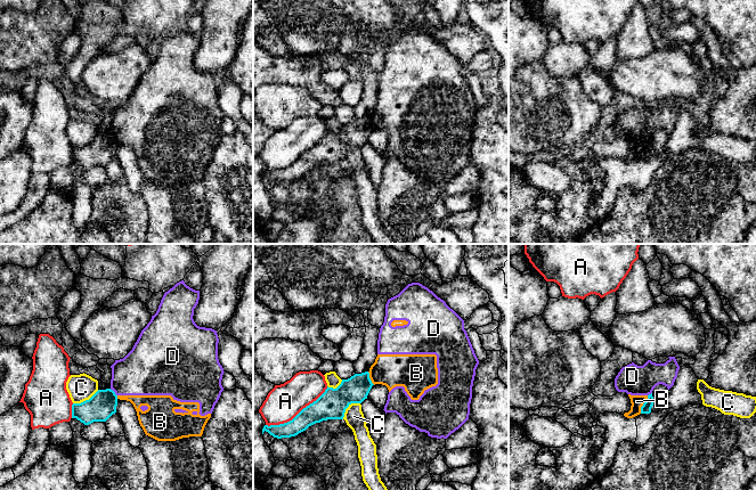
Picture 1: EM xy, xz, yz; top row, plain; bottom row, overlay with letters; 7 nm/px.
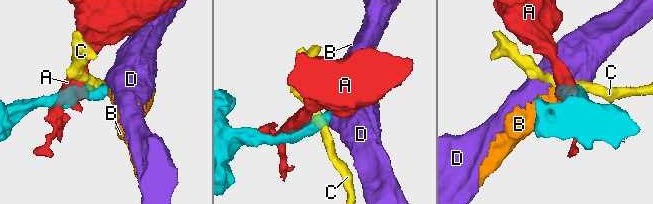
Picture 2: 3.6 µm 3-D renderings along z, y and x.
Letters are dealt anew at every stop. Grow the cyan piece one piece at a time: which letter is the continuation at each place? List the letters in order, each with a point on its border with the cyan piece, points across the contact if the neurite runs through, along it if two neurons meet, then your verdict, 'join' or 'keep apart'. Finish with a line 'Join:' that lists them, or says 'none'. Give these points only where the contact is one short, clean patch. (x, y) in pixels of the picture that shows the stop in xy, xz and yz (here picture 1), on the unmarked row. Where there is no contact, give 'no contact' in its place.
A: xz (298, 158) | keep apart
B: yz (643, 149) | along yz (648, 140), (640, 157) | keep apart
C: xy (86, 145) | keep apart
D: xy (114, 137) | along xy (110, 133), (116, 140) | keep apart
Join: none

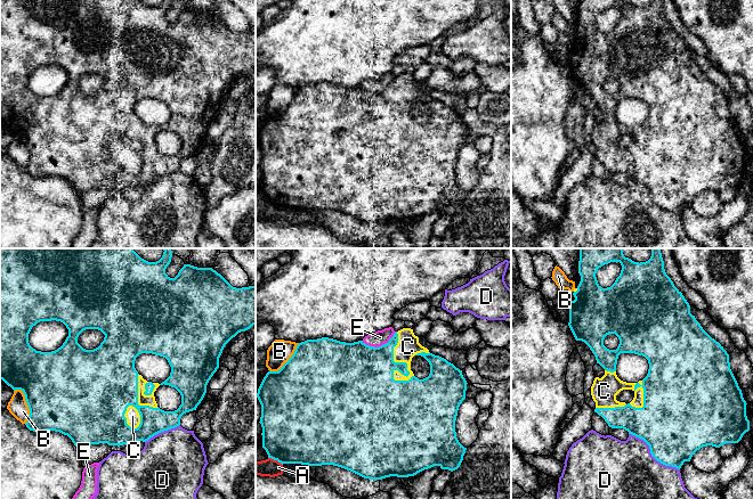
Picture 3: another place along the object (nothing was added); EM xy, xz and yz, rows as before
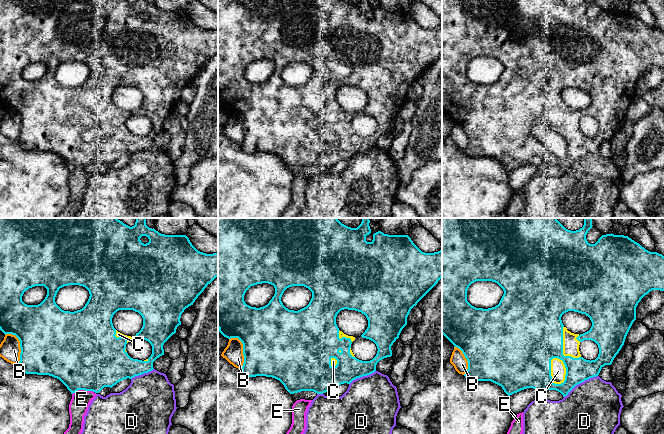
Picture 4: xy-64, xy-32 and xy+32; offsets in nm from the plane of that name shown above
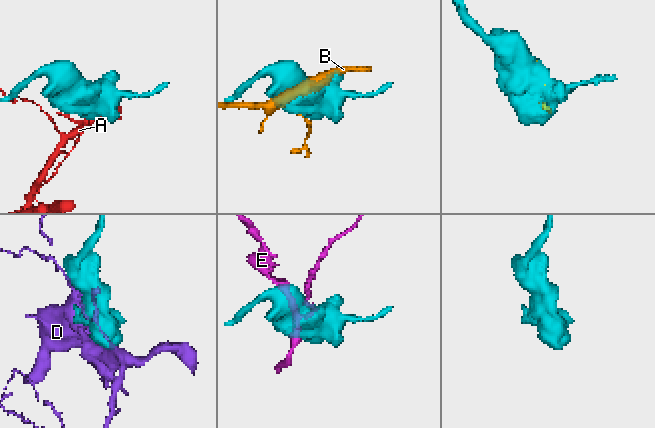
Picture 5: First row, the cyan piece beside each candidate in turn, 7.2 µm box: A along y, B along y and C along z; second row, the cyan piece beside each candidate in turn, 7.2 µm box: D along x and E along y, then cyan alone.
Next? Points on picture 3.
A: xz (275, 204) | keep apart
B: xy (27, 149) | keep apart
C: xz (406, 111) | join
D: yz (652, 199) | keep apart
E: xz (379, 91) | keep apart
Join: C

